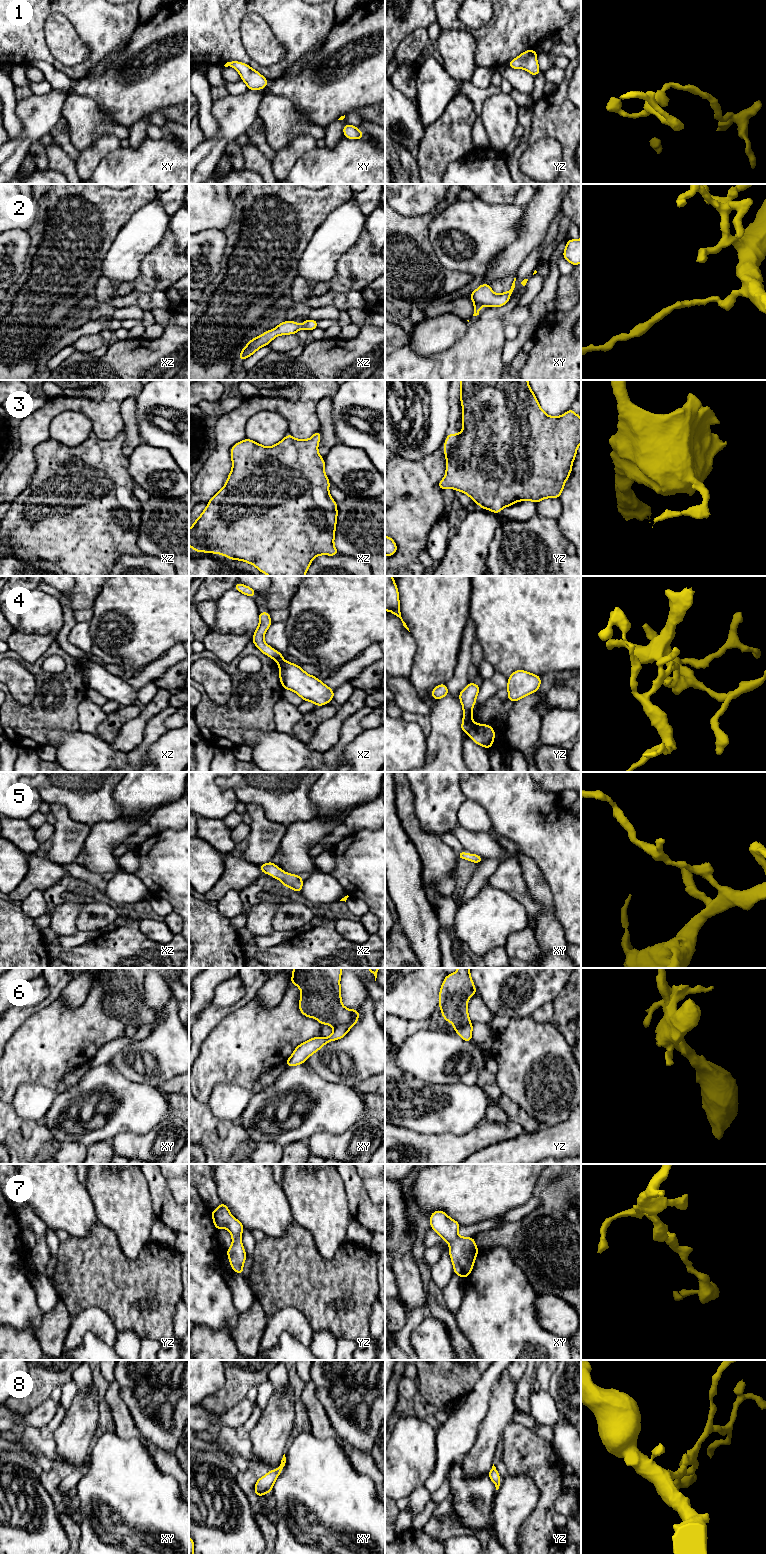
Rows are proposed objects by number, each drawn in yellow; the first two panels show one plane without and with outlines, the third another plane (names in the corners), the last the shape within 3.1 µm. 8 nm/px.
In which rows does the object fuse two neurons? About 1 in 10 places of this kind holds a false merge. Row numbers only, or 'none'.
4, 6

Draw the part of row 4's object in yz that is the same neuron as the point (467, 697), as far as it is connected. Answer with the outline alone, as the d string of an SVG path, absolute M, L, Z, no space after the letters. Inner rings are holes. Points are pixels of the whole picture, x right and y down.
M473 683L468 685L459 693L459 700L463 707L463 721L461 724L462 732L468 733L472 727L472 709L476 703L476 697L479 693L480 686Z

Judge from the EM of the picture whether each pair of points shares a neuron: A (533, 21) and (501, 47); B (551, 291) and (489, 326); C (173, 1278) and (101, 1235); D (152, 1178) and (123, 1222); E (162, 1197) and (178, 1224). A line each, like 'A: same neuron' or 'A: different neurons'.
A: same neuron
B: different neurons
C: same neuron
D: different neurons
E: same neuron

